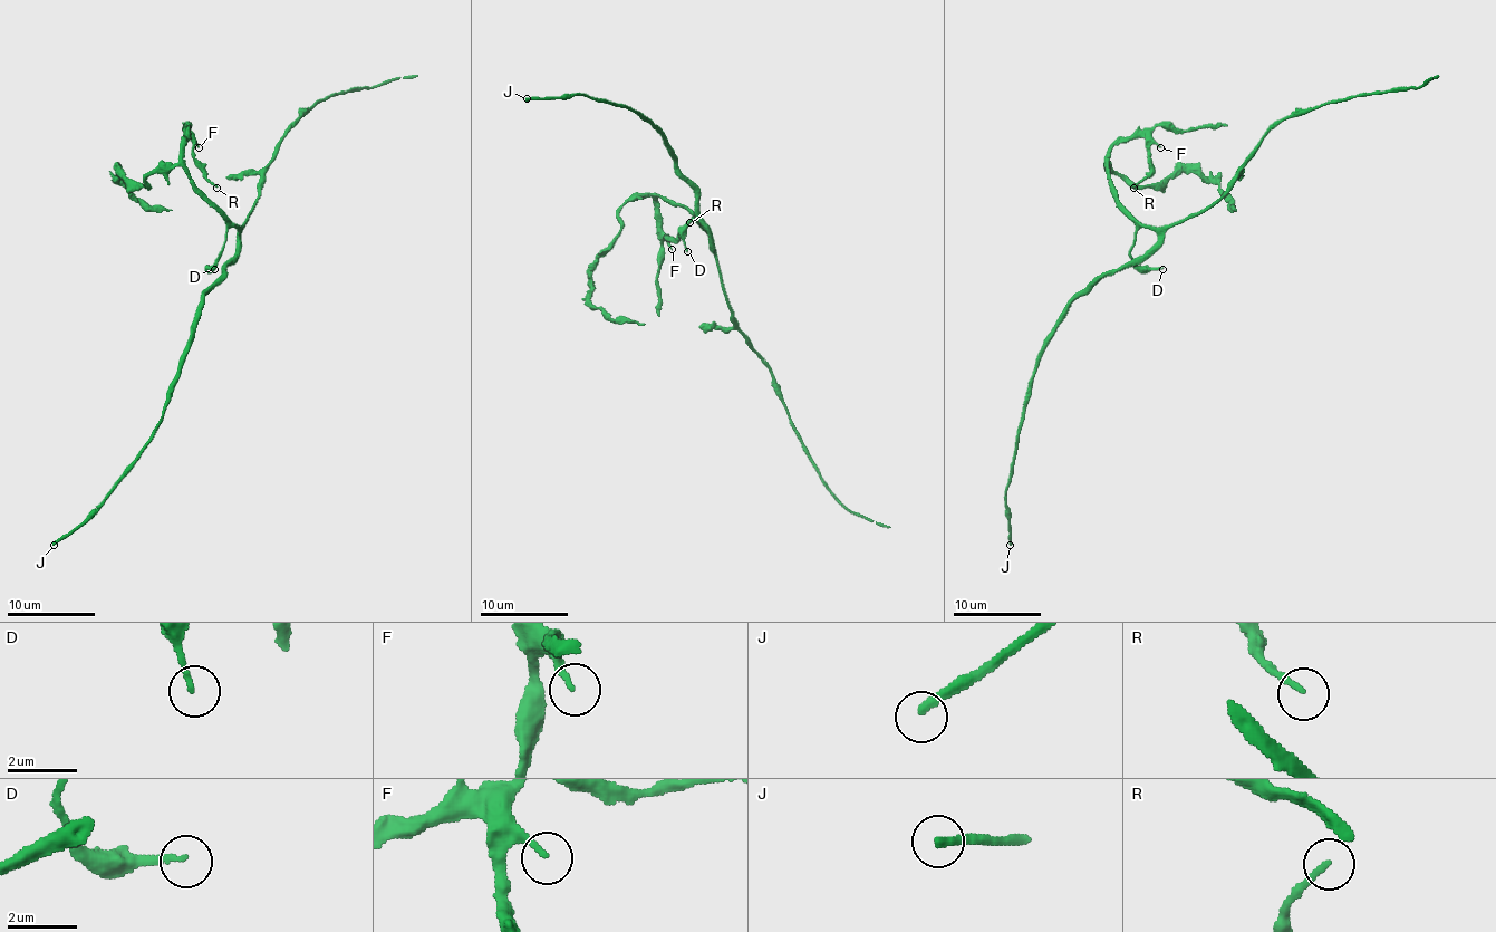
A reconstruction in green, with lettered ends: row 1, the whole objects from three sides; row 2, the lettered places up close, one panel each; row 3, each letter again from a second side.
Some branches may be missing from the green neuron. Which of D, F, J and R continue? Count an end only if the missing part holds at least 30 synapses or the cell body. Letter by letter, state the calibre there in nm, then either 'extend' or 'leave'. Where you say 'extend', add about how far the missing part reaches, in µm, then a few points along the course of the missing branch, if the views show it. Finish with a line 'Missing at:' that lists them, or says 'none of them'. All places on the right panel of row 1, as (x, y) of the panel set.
D: 140 nm | leave
F: 160 nm | leave
J: 260 nm | leave
R: 180 nm | leave
Missing at: none of them

